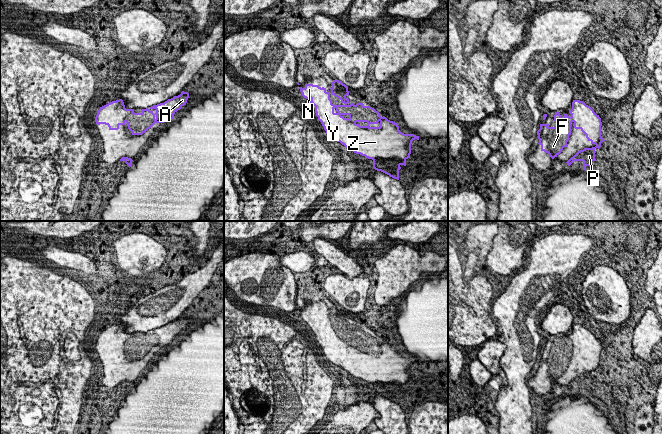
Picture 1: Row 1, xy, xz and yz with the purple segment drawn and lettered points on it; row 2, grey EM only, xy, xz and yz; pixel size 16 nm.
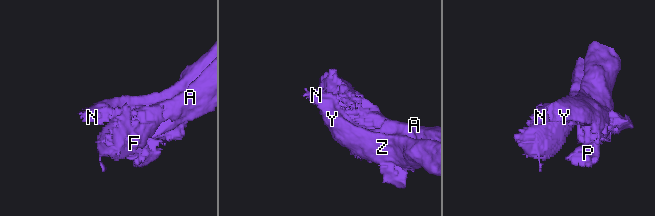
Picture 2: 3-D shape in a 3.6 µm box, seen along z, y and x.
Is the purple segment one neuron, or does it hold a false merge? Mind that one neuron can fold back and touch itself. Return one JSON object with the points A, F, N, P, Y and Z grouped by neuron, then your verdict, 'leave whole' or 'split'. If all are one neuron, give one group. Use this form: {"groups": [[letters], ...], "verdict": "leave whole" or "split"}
{"groups": [["A", "F", "N", "P", "Y", "Z"]], "verdict": "leave whole"}

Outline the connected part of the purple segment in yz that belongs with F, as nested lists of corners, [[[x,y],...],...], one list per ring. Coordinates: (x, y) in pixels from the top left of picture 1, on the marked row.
[[[573,100],[571,114],[564,114],[562,118],[559,112],[555,112],[554,121],[555,127],[550,127],[549,124],[540,124],[540,129],[537,131],[539,145],[541,151],[549,154],[549,157],[554,159],[567,147],[567,141],[571,135],[571,123],[574,123],[575,129],[580,129],[591,144],[595,147],[584,148],[578,151],[566,163],[570,166],[574,161],[583,162],[583,170],[586,171],[587,166],[591,166],[591,162],[595,161],[595,149],[601,147],[601,143],[605,140],[601,136],[601,118],[594,110],[586,105],[583,101]]]

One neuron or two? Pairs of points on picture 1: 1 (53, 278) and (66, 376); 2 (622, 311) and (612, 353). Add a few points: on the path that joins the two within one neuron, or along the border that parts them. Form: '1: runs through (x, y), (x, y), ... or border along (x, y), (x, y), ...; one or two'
1: runs through (47, 304), (45, 306), (45, 356); one
2: border along (631, 309), (630, 315), (624, 321), (615, 324); two

